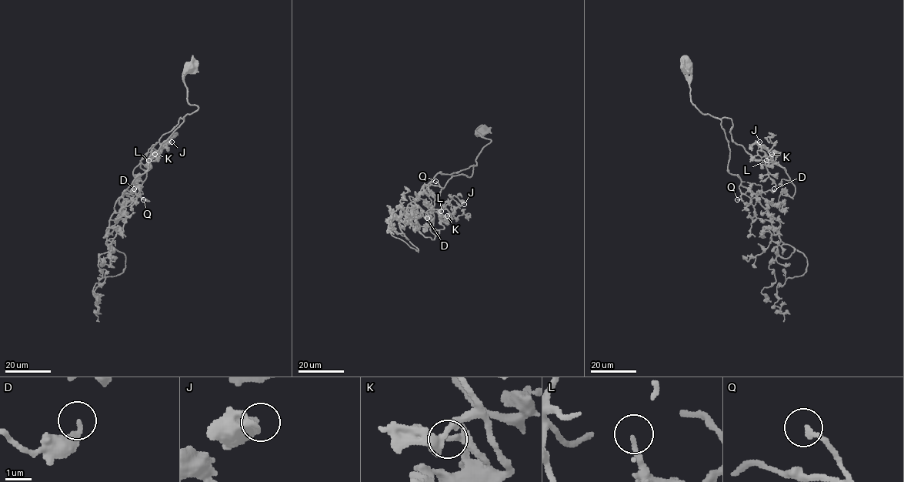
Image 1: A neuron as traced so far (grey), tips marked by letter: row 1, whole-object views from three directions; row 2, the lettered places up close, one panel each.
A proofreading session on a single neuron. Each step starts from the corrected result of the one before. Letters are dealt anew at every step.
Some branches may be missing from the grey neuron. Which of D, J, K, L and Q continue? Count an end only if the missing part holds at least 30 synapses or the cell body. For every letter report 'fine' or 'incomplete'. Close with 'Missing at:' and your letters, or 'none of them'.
D: fine
J: fine
K: fine
L: fine
Q: incomplete
Missing at: Q

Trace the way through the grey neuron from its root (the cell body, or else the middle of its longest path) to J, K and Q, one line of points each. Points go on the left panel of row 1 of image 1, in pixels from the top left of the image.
J: (190, 66), (183, 82), (187, 102), (198, 108), (181, 117), (140, 160), (158, 142), (161, 145), (171, 142)
K: (190, 66), (183, 82), (187, 102), (198, 108), (181, 117), (140, 160), (148, 152), (155, 154)
Q: (190, 66), (183, 82), (187, 102), (198, 108), (134, 180), (133, 191), (143, 199)

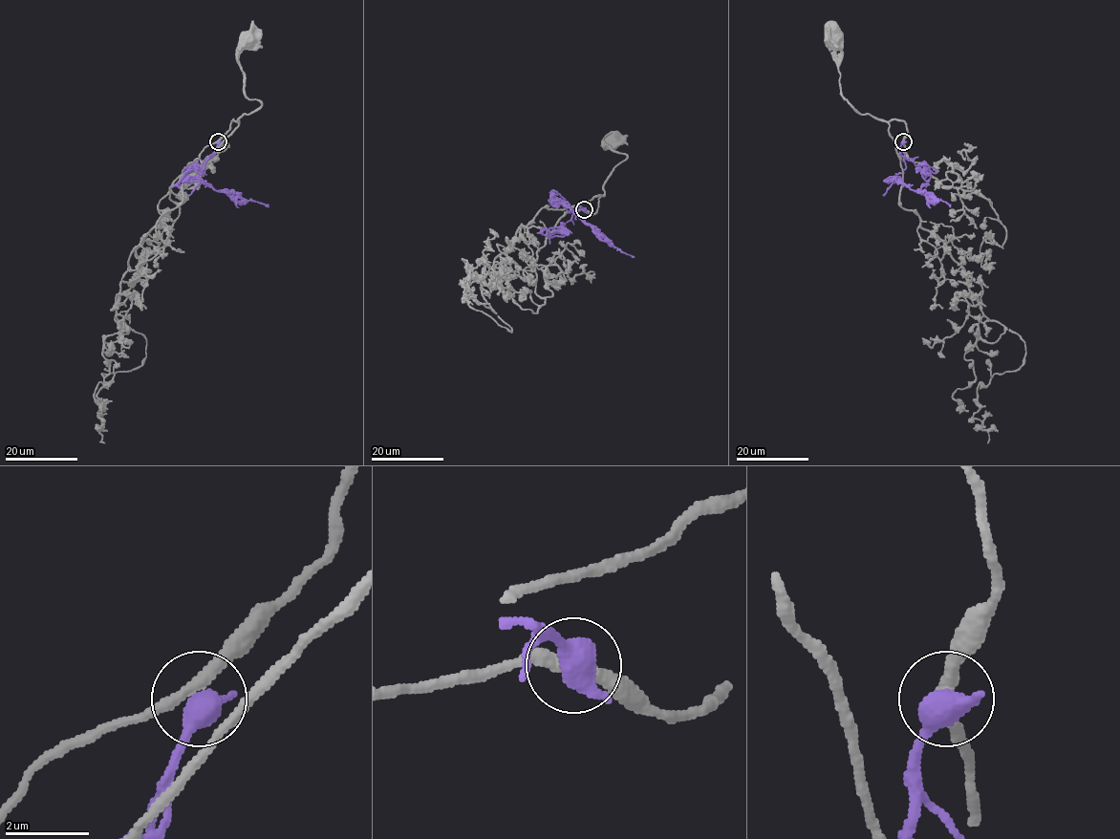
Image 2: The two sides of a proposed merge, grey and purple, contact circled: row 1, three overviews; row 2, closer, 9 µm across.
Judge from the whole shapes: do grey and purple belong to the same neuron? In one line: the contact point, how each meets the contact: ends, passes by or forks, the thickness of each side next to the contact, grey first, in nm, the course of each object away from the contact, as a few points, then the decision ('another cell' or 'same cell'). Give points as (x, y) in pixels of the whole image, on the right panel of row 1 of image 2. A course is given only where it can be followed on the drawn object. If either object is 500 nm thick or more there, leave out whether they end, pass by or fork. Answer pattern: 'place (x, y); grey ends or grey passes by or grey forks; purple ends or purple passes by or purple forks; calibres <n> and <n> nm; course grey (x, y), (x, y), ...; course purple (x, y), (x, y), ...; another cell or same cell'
place (903, 141); calibres 320 and 700 nm; course grey (903, 141), (907, 129), (903, 121), (887, 121), (860, 114), (840, 92), (840, 45), (833, 38); course purple (903, 141), (899, 153), (906, 168), (898, 173), (897, 179), (914, 190), (929, 192), (950, 206); another cell

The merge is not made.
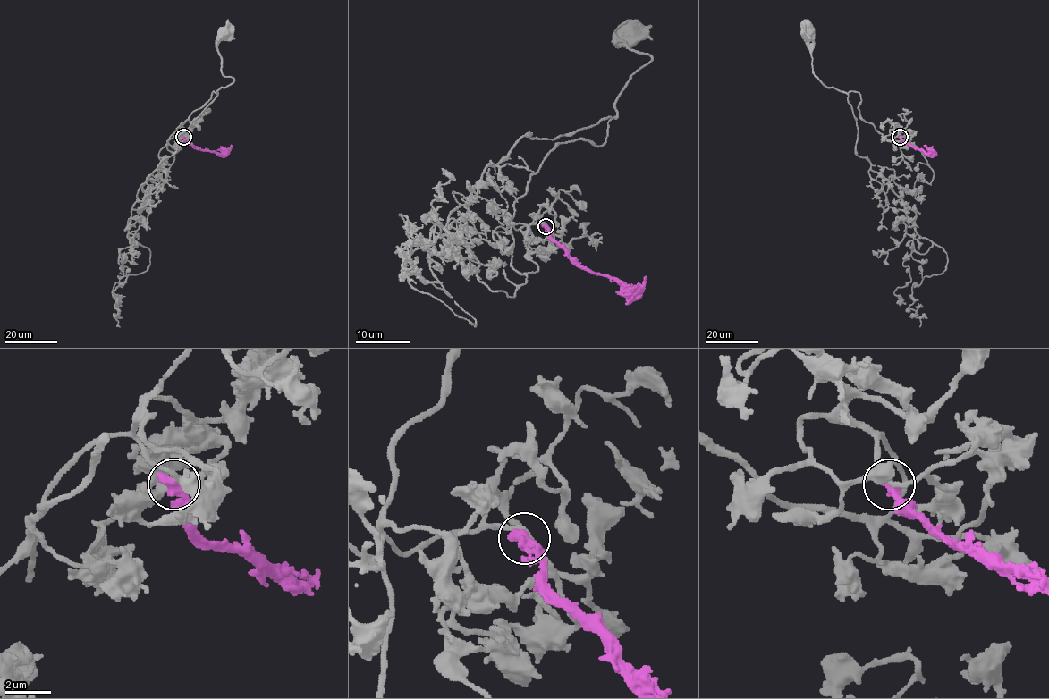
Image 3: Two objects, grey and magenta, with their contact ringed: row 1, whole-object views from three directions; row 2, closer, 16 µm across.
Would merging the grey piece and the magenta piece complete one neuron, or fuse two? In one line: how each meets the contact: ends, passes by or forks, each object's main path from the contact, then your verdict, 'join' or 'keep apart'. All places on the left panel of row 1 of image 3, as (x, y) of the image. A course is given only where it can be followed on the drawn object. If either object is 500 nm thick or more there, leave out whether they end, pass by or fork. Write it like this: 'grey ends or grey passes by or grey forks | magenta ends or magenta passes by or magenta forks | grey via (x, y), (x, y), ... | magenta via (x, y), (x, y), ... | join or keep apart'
grey via (183, 137), (175, 131), (214, 91), (217, 92), (234, 80), (222, 71), (216, 48), (224, 32) | magenta via (183, 137), (188, 144), (218, 154), (224, 154), (232, 145) | keep apart

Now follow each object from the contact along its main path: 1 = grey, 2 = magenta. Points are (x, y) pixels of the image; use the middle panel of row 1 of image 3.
1: (545, 226), (515, 229), (513, 203), (559, 144), (605, 141), (615, 100), (651, 60), (615, 44), (631, 32)
2: (545, 226), (581, 266), (630, 285), (640, 285), (647, 277)

